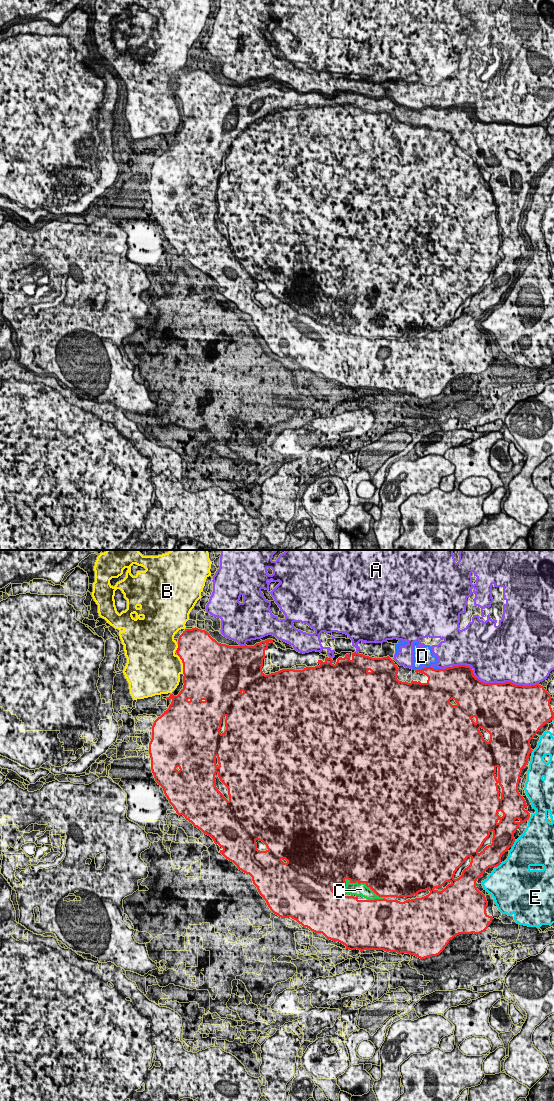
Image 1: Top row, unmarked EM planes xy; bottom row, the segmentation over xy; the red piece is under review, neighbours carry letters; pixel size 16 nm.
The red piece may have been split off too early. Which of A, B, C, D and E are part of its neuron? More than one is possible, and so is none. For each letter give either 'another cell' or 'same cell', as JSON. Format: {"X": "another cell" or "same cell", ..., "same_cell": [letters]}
{"A": "another cell", "B": "another cell", "C": "same cell", "D": "another cell", "E": "another cell", "same_cell": ["C"]}

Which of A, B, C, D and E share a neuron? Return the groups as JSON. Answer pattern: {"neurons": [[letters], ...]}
{"neurons": [["A", "D"], ["B"], ["C"], ["E"]]}

